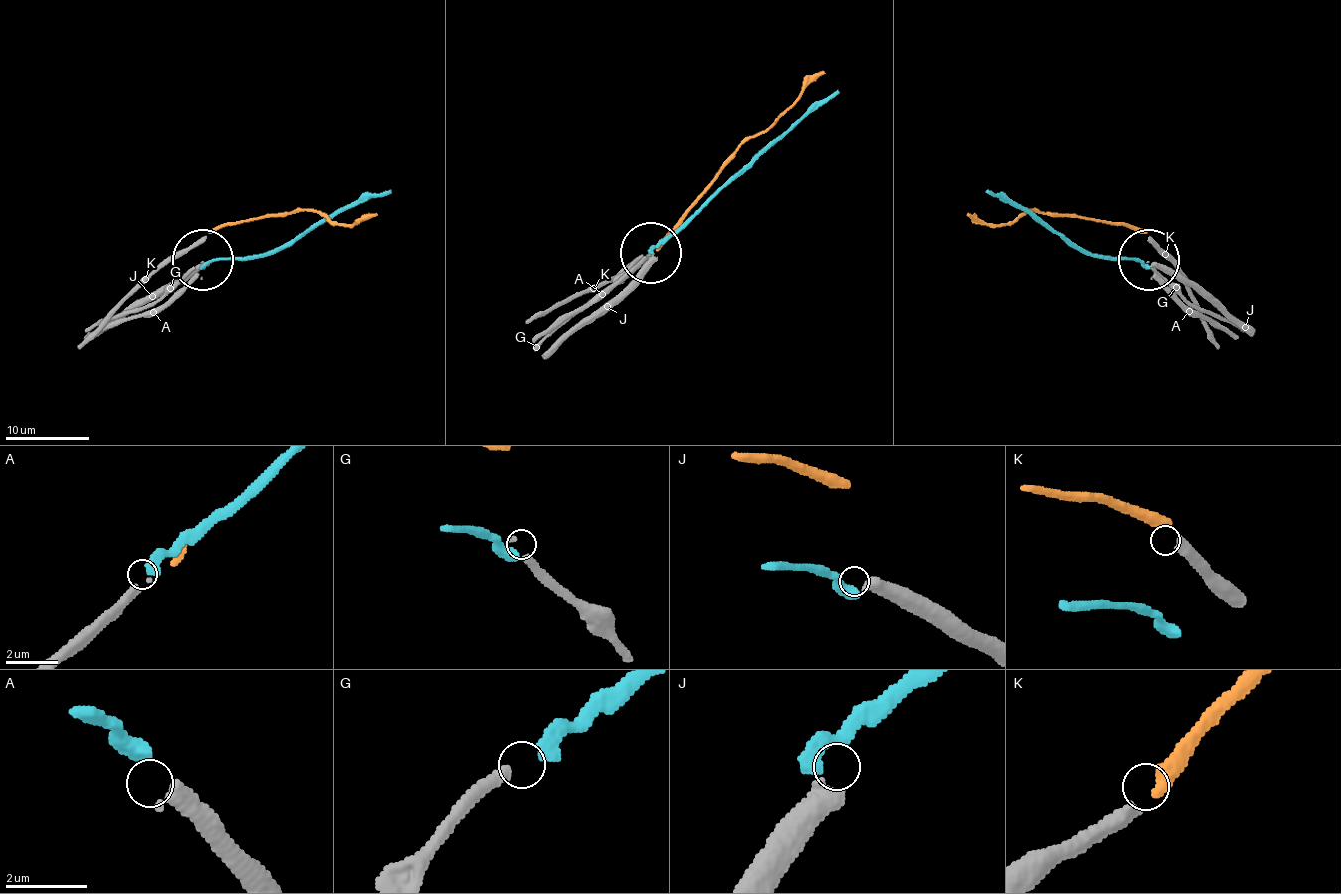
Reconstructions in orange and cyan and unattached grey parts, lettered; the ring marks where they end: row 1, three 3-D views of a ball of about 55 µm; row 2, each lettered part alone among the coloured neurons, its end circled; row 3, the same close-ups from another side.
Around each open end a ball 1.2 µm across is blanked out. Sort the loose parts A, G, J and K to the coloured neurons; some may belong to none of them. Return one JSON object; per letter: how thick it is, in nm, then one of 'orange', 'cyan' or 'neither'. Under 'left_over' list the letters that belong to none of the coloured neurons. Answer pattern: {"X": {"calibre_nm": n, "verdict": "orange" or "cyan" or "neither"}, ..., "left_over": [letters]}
{"A": {"calibre_nm": 200, "verdict": "neither"}, "G": {"calibre_nm": 200, "verdict": "neither"}, "J": {"calibre_nm": 480, "verdict": "neither"}, "K": {"calibre_nm": 420, "verdict": "neither"}, "left_over": ["A", "G", "J", "K"]}

